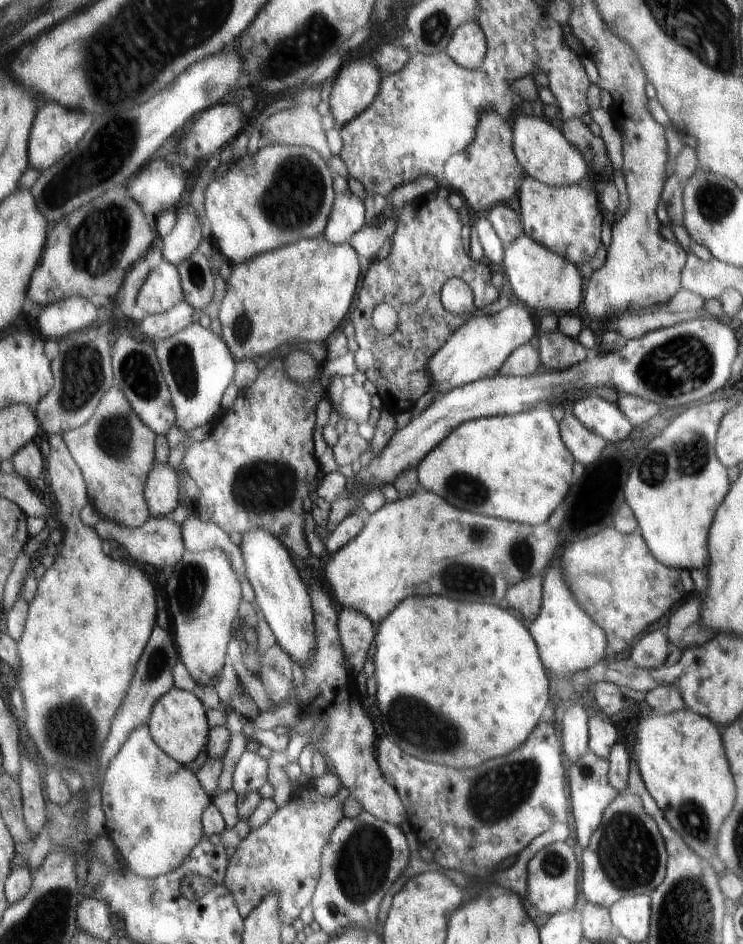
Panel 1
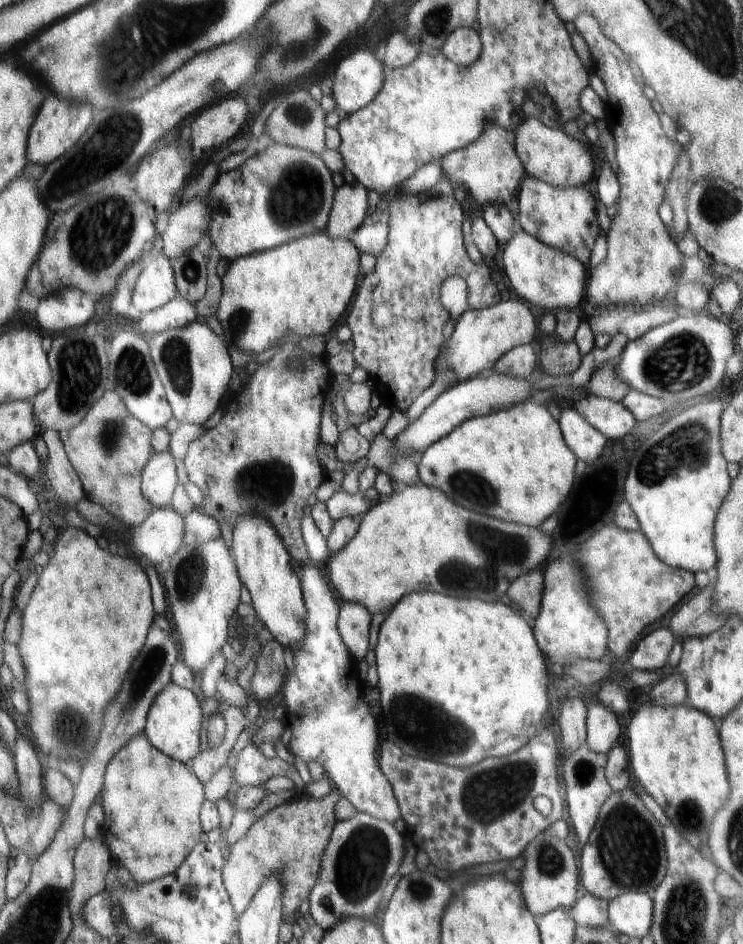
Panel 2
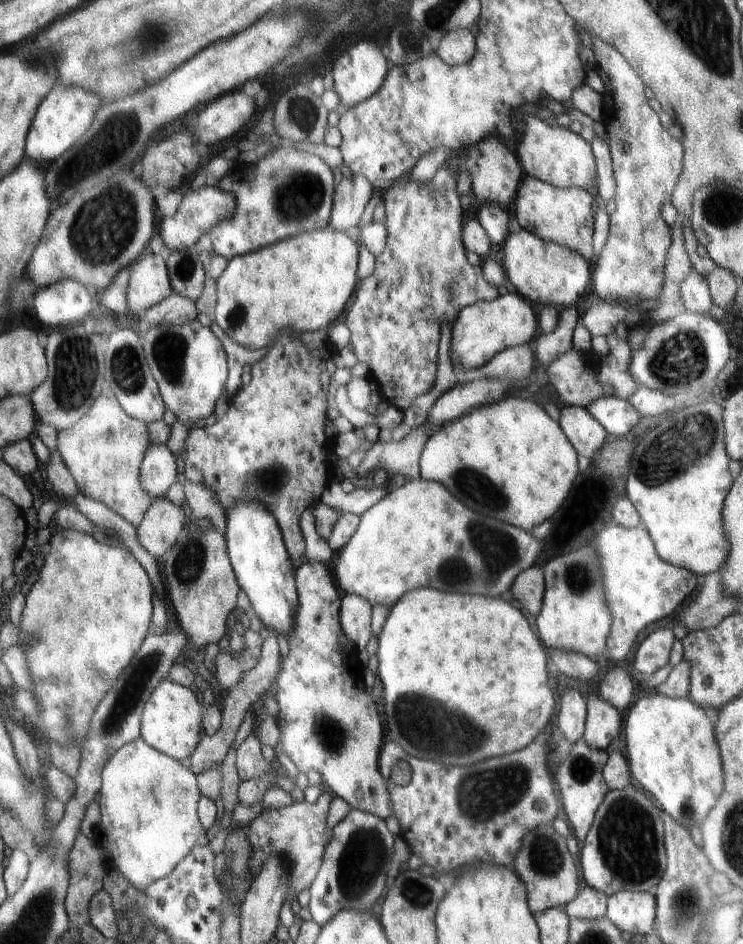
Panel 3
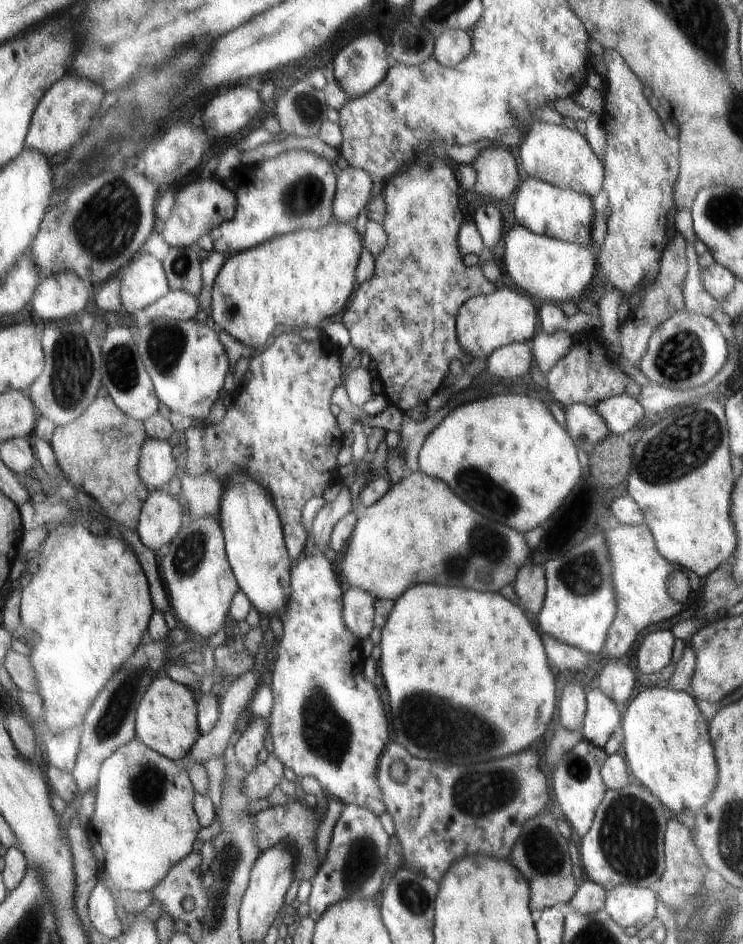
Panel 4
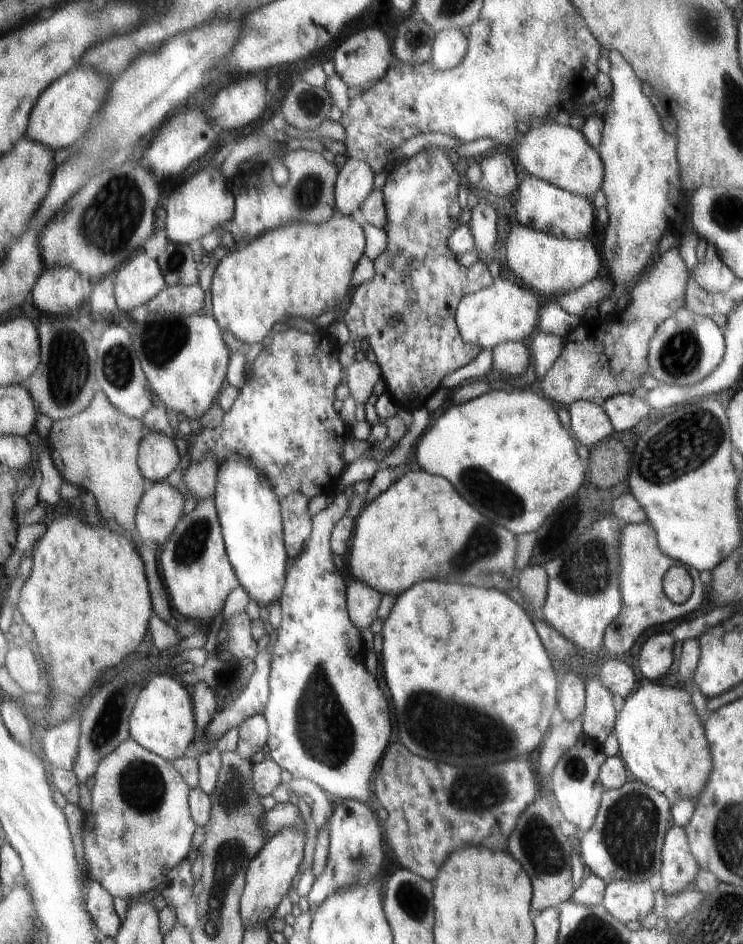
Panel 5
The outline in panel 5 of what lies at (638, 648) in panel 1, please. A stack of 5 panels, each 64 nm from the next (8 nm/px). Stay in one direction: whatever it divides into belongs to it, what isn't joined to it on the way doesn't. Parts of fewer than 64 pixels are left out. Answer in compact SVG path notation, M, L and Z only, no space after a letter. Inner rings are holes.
M657 633L644 642L638 656L638 668L641 677L647 682L662 678L668 674L674 658L672 658L672 646L674 646L673 633Z

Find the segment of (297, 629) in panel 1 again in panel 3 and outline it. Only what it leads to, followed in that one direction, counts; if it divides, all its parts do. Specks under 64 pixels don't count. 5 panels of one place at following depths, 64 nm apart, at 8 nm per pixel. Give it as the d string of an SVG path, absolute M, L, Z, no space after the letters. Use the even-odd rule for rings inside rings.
M237 503L228 512L229 553L233 560L242 590L246 592L251 609L268 630L288 638L295 628L300 597L296 592L294 571L289 552L282 542L282 532L276 518L259 503Z

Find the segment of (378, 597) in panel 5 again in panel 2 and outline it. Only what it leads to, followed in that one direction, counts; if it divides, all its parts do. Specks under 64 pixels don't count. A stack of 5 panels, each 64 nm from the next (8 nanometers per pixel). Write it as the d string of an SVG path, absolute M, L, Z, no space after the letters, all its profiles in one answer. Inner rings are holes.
M340 601L341 610L340 616L337 620L337 628L341 639L345 642L350 654L353 659L358 661L365 659L366 653L368 652L368 640L370 634L371 616L370 612L366 610L364 605L360 606L358 603L347 603L346 601Z

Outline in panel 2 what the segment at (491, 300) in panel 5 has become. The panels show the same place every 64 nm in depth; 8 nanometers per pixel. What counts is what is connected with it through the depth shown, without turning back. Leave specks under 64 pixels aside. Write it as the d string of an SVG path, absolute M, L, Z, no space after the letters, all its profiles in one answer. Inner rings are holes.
M522 299L501 300L497 305L485 309L468 309L459 316L442 358L437 367L452 372L456 382L467 381L482 374L494 372L497 360L518 345L527 345L534 340L536 322Z

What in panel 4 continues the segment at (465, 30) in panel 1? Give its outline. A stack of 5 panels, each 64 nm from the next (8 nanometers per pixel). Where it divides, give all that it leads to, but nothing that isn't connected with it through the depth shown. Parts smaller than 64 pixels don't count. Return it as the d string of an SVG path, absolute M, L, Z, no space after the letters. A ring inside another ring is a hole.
M446 29L434 40L433 57L444 66L456 67L472 51L472 37L464 29Z

